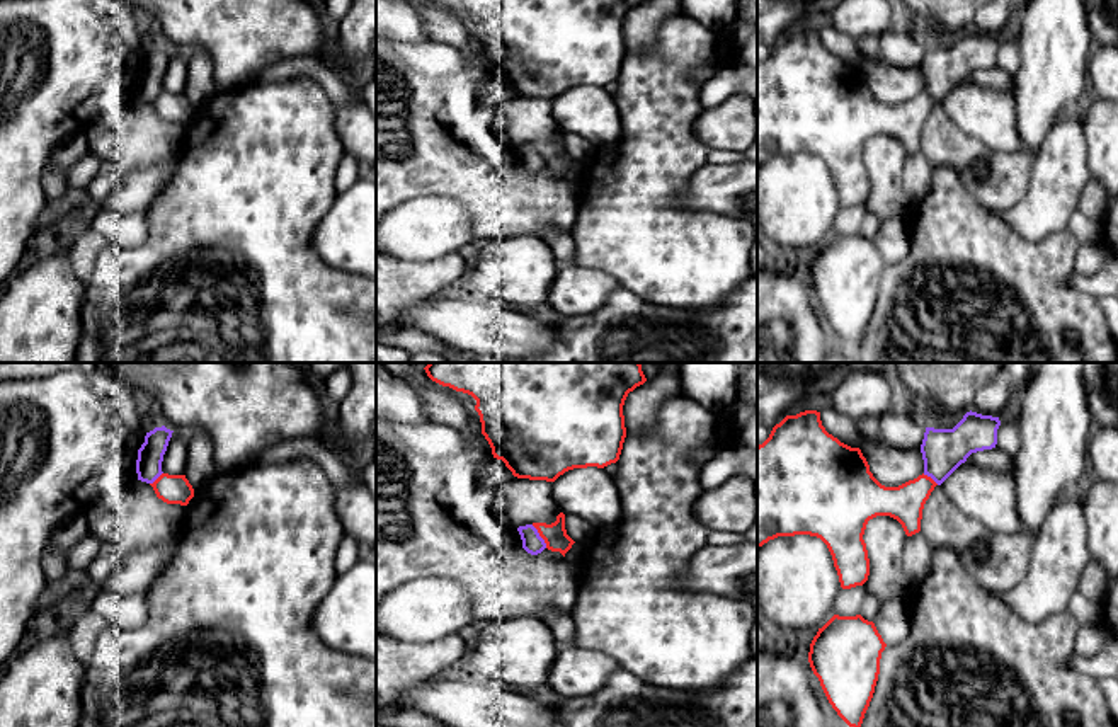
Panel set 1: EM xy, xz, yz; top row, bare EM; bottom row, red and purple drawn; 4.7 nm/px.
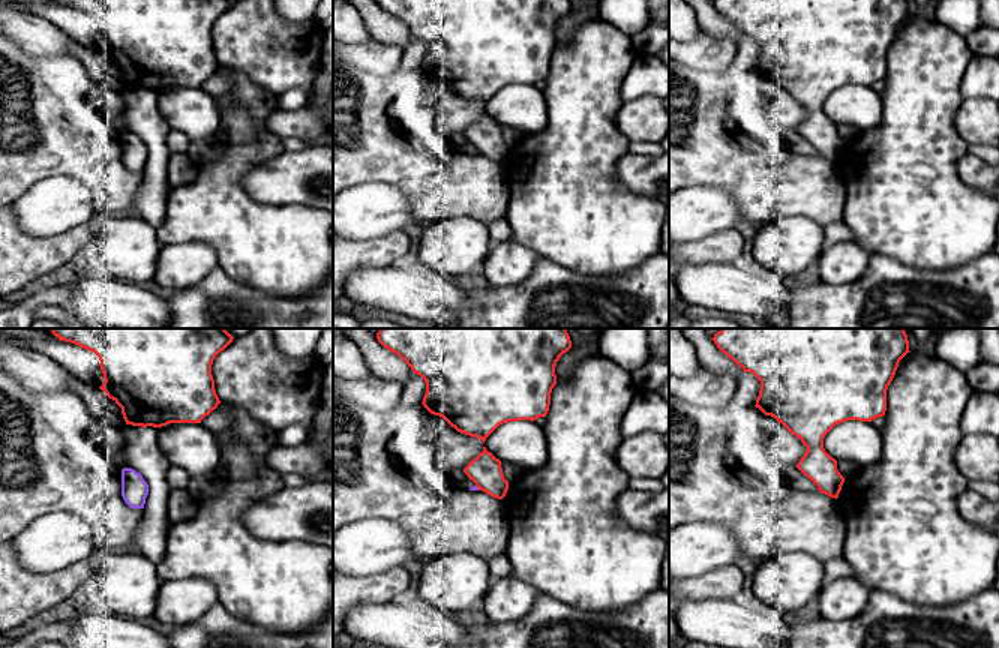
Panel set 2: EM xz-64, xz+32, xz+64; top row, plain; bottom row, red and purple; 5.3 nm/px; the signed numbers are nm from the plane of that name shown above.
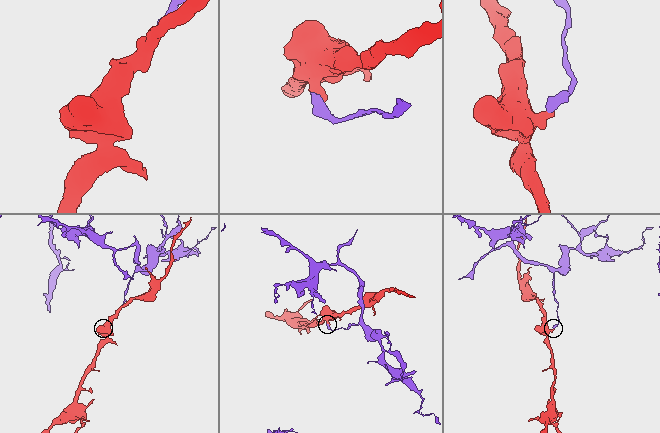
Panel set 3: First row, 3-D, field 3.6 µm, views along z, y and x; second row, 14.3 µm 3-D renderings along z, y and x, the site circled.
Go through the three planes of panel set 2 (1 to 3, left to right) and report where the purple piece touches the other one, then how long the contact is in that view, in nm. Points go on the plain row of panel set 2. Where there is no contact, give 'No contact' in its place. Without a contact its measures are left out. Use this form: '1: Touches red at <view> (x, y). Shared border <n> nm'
1: No contact
2: Touches red at xz+32 (477, 150). Shared border 40 nm
3: No contact

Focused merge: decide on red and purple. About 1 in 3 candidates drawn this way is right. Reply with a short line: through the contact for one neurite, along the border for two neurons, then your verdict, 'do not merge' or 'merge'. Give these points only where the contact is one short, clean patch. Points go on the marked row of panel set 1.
line xz (531, 525), (547, 547); do not merge

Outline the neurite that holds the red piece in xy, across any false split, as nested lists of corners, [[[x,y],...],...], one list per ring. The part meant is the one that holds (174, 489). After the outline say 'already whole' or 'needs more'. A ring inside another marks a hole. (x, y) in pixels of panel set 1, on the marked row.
[[[162,473],[153,484],[150,484],[158,499],[167,504],[187,506],[194,497],[194,489],[185,475]]]; already whole

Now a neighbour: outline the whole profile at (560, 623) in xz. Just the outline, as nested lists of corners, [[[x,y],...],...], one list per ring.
[[[548,613],[543,618],[551,628],[560,647],[568,645],[573,638],[573,621],[570,613]]]

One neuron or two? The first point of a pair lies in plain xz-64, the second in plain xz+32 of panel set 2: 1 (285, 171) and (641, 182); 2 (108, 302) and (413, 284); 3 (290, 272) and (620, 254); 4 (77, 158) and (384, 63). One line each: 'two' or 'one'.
1: one
2: one
3: one
4: two

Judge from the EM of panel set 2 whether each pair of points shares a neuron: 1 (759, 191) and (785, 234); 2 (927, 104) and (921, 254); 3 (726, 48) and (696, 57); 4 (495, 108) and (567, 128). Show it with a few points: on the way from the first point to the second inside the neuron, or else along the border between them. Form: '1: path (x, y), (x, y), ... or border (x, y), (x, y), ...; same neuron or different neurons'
1: border (813, 219), (782, 216), (759, 227); different neurons
2: path (921, 141), (921, 216); same neuron
3: path (719, 53), (704, 53); same neuron
4: border (543, 92), (546, 123), (539, 131), (524, 135); different neurons

